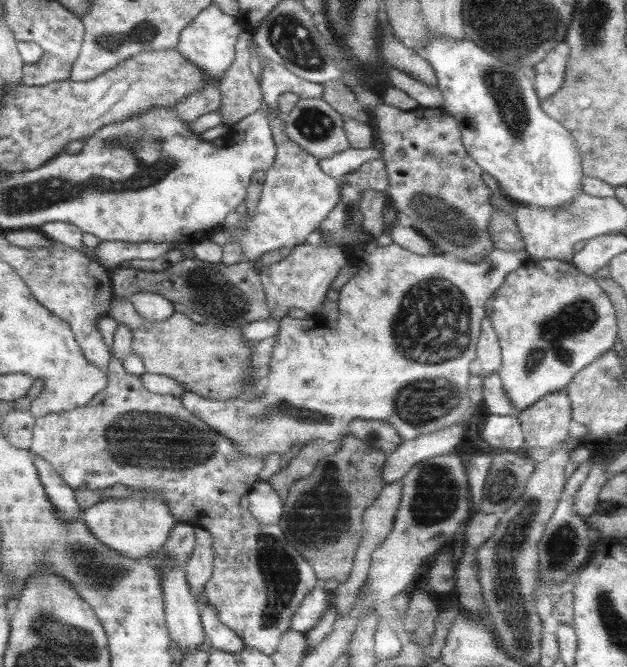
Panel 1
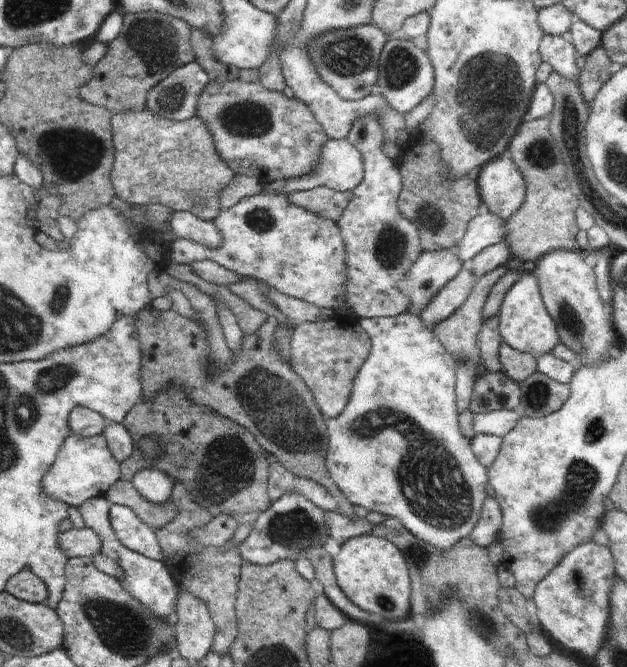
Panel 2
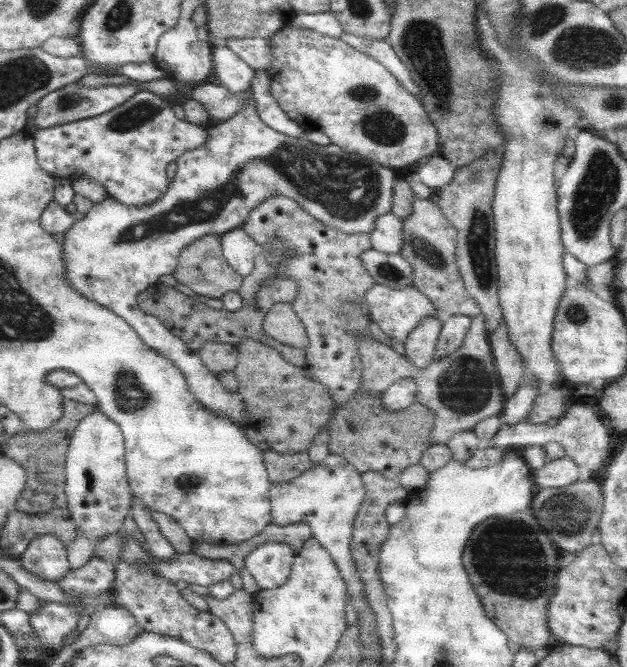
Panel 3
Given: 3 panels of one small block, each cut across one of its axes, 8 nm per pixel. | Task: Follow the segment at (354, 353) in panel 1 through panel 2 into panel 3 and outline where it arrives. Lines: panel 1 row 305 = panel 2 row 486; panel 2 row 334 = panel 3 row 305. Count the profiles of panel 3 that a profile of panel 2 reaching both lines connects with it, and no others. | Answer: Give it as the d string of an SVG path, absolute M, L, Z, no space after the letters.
M374 282L370 291L366 291L364 295L364 302L368 306L371 320L376 322L382 332L392 339L396 339L398 343L404 344L408 334L416 329L416 325L422 322L427 316L434 315L438 312L432 302L420 294L416 288L402 288L402 290L392 290L388 286L383 286Z

